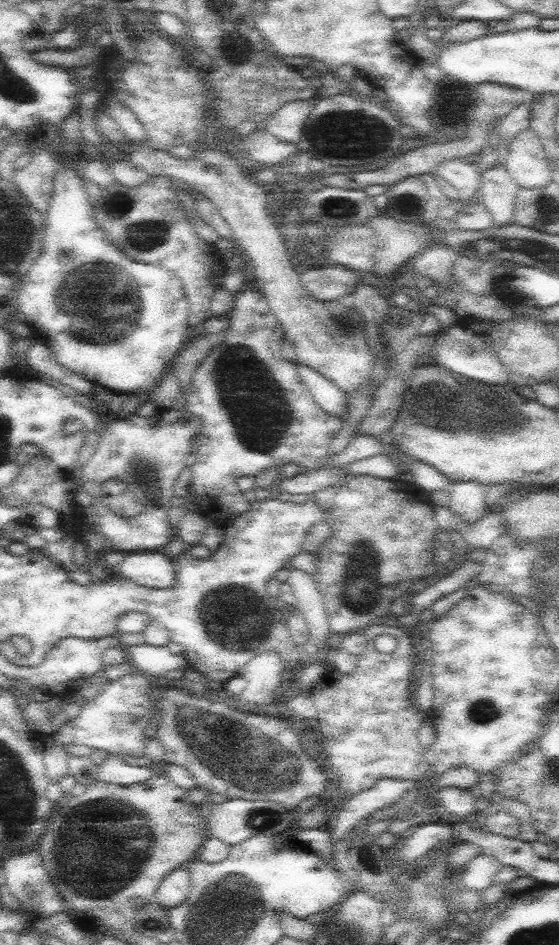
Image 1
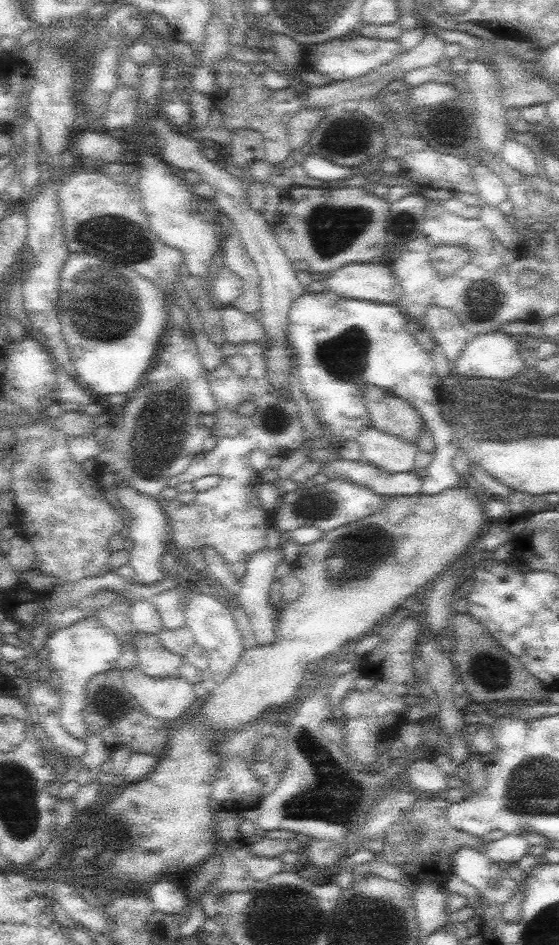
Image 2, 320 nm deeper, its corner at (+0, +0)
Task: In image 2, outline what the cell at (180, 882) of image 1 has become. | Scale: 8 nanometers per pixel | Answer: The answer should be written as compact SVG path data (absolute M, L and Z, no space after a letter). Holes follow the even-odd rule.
M161 879L156 884L148 886L147 891L154 910L178 914L188 905L186 889L174 884L172 880Z

